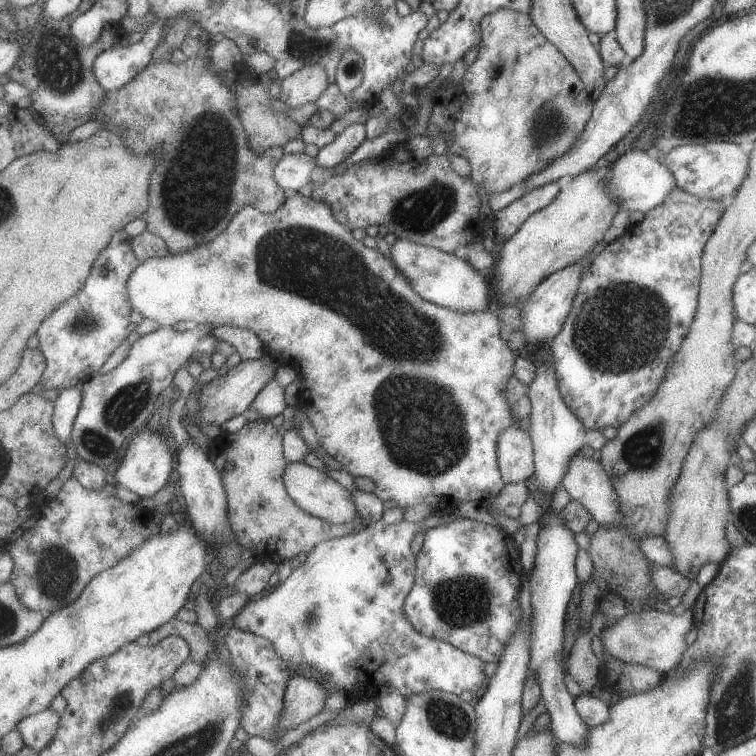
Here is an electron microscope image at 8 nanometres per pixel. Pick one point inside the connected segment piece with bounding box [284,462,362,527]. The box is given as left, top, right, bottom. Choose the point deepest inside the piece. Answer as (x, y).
(314, 490)

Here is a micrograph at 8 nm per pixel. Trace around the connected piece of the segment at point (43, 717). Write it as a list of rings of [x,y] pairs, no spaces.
[[[53,708],[24,718],[18,724],[18,729],[25,740],[25,746],[37,753],[46,749],[55,740],[61,721],[62,714]]]

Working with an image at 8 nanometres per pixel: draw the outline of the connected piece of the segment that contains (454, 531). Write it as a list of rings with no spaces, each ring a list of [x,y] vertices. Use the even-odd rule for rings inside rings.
[[[451,514],[451,517],[449,522],[423,533],[421,550],[415,555],[417,572],[414,584],[405,600],[406,619],[421,636],[442,640],[476,656],[483,663],[495,664],[519,626],[518,592],[524,573],[519,562],[519,550],[512,536],[500,527],[457,515]]]

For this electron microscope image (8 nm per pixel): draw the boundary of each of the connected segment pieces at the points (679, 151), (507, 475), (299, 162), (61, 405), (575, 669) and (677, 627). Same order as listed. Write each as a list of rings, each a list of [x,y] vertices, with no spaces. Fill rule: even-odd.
[[[706,142],[699,146],[678,146],[667,152],[663,163],[669,170],[675,187],[695,198],[722,201],[725,196],[735,194],[747,174],[749,160],[741,145],[731,142]]]
[[[509,426],[497,436],[497,468],[503,484],[526,481],[534,471],[531,438],[517,426]]]
[[[287,153],[275,169],[275,180],[288,193],[299,193],[307,188],[311,174],[318,166],[318,159],[301,153]]]
[[[81,385],[75,388],[62,390],[56,400],[56,410],[54,414],[55,430],[58,431],[59,438],[63,442],[73,440],[72,434],[75,419],[80,412],[83,402],[83,390]]]
[[[587,632],[577,636],[566,661],[566,672],[580,688],[590,693],[602,671],[600,661],[591,650],[591,635]]]
[[[649,609],[633,610],[633,613],[623,614],[617,622],[611,626],[605,626],[599,632],[601,648],[611,658],[623,662],[623,664],[637,664],[656,670],[660,674],[669,673],[677,664],[687,648],[685,634],[693,628],[693,617],[691,610],[685,610],[679,615]]]

